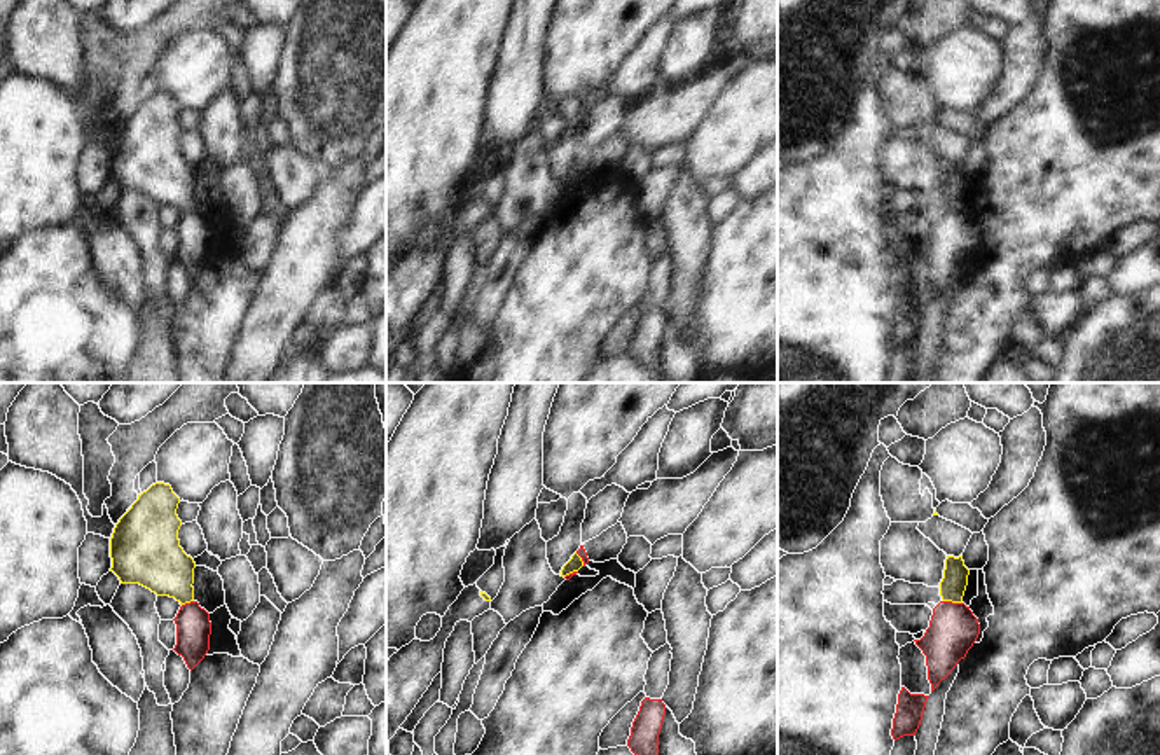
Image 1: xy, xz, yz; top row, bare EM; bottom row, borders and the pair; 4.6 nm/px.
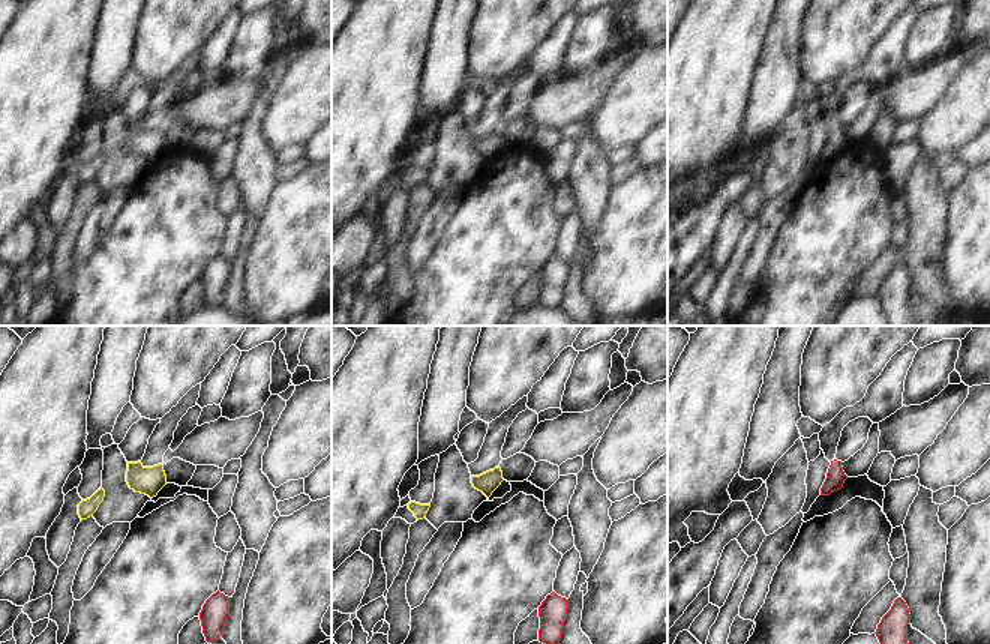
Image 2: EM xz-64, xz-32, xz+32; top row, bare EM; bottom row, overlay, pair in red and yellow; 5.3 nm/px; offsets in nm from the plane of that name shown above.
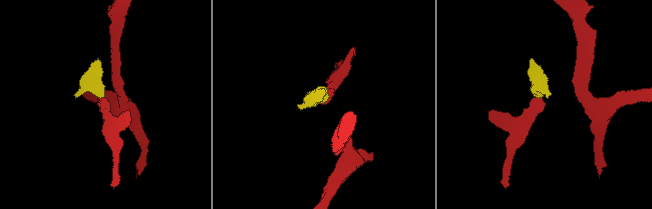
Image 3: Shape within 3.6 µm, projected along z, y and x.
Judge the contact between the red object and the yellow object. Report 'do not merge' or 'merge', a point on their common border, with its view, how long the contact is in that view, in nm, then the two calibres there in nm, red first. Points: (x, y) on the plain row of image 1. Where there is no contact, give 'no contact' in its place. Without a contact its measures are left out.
do not merge | yz (951, 210) | 90 nm | 220/120 nm

